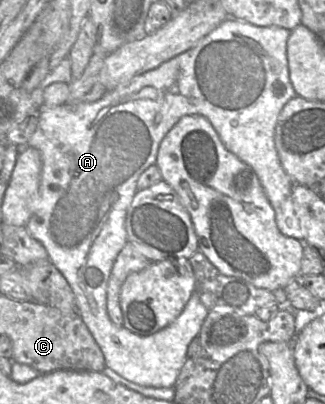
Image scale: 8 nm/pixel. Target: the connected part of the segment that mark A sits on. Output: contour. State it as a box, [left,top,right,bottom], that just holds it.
[25,17,307,387]

